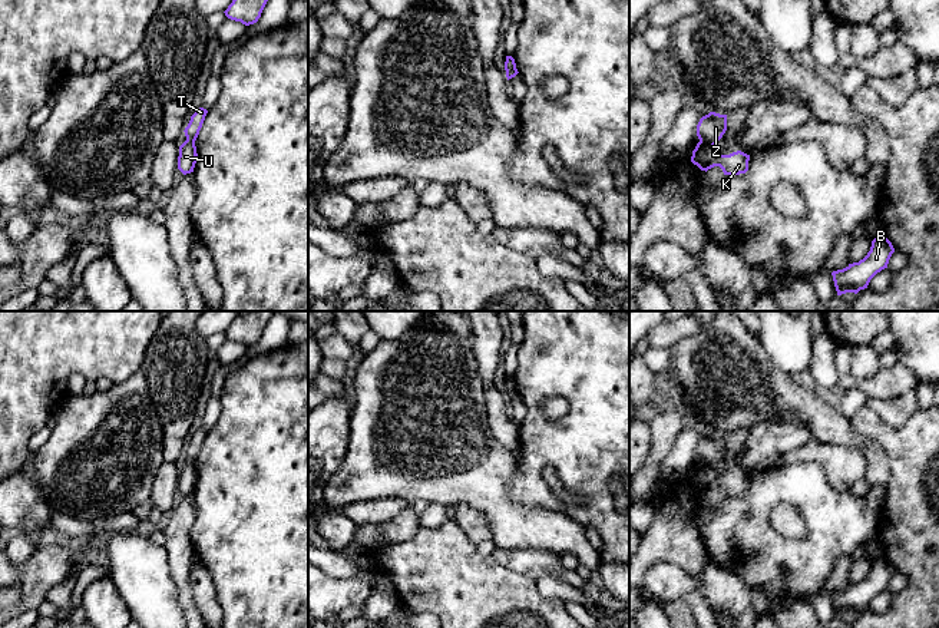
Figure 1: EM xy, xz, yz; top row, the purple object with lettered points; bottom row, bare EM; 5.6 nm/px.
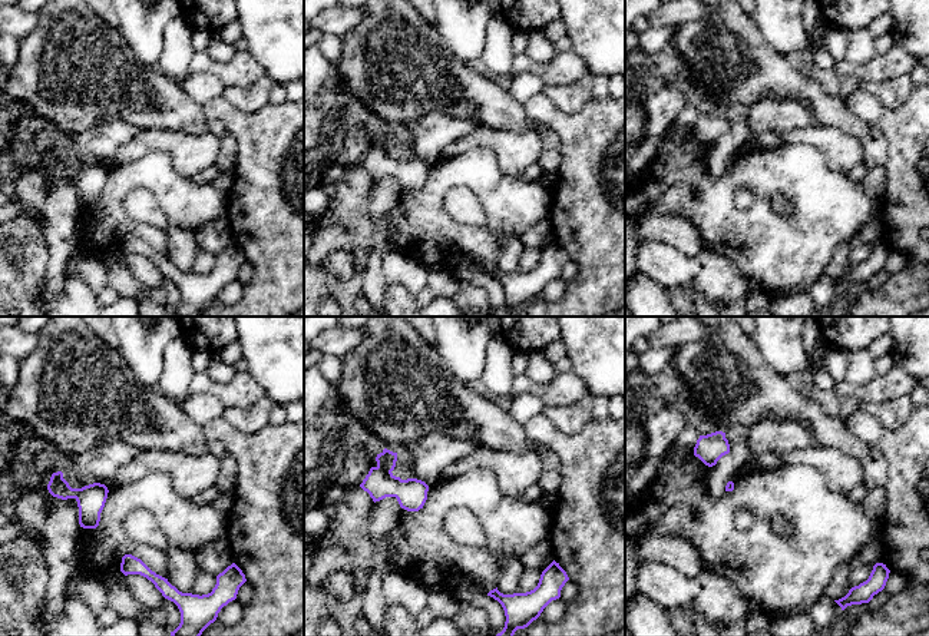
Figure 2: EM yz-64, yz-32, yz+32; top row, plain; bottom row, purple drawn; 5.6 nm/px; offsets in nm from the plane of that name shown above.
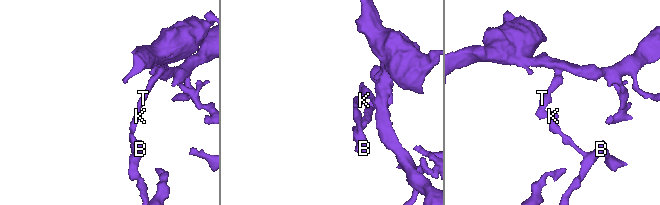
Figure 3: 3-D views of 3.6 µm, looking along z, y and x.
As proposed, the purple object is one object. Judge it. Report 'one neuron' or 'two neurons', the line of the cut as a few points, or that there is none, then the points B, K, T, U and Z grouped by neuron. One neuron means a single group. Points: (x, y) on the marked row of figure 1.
two neurons; cut yz (700, 139), (713, 145); groups B K U / T Z

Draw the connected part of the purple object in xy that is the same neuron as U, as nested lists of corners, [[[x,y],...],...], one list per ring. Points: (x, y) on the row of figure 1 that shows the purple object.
[[[185,141],[179,146],[178,169],[183,175],[194,172],[196,156],[198,153],[196,153],[195,142]]]

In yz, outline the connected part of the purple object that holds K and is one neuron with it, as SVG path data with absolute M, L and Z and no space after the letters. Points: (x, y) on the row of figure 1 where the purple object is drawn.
M700 141L692 151L691 162L701 171L720 166L724 175L740 175L748 171L750 155L737 151L730 155L720 155L714 145Z

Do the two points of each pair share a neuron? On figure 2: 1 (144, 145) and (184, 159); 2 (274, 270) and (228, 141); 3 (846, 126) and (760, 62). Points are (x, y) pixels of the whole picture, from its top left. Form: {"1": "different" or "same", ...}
{"1": "same", "2": "different", "3": "same"}

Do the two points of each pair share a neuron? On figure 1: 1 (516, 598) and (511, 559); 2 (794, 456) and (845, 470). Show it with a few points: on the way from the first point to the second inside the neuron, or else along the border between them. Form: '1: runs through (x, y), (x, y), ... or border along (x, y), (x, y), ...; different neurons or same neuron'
1: border along (492, 557), (505, 567), (525, 574), (535, 581); different neurons
2: runs through (807, 455), (826, 455), (832, 458); same neuron

